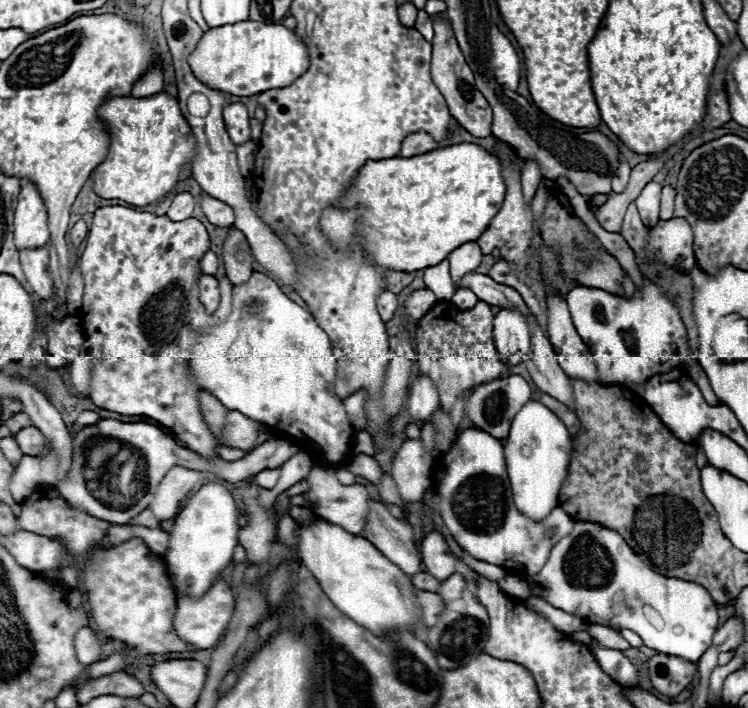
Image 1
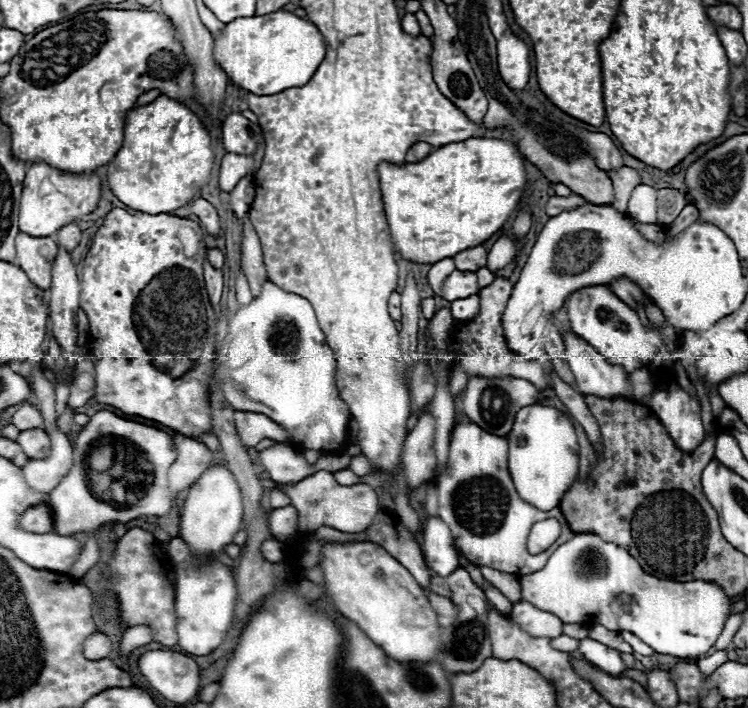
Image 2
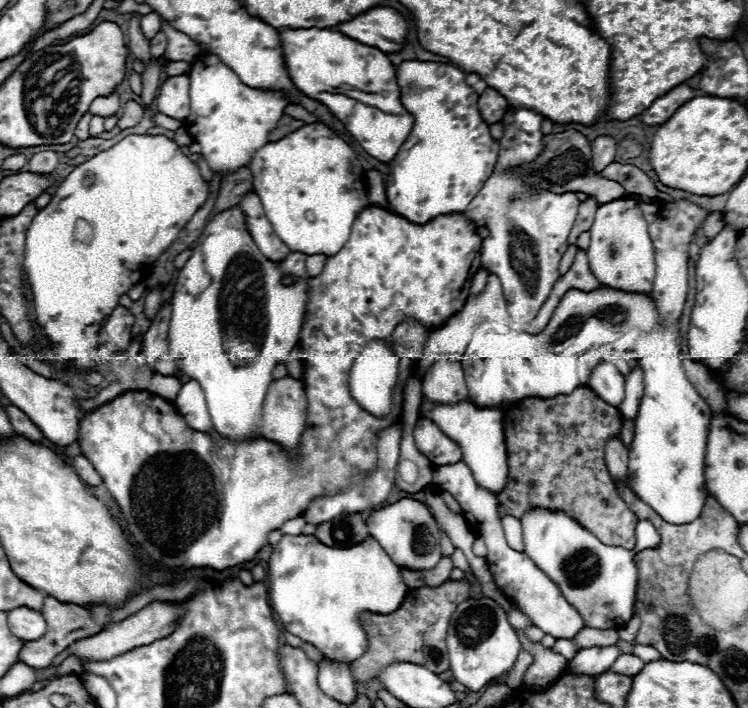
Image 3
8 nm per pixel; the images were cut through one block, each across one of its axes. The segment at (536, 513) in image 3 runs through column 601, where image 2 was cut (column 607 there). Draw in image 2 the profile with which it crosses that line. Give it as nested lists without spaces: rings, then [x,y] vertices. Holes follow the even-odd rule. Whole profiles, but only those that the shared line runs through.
[[[576,532],[572,540],[558,546],[542,570],[520,576],[518,580],[522,586],[522,600],[532,602],[540,610],[556,614],[564,624],[600,624],[616,632],[628,630],[658,654],[670,654],[684,660],[696,660],[696,656],[706,654],[714,646],[724,622],[730,616],[732,604],[732,600],[712,582],[672,582],[644,572],[636,558],[628,554],[628,550],[612,542],[604,542],[600,536],[590,532]]]

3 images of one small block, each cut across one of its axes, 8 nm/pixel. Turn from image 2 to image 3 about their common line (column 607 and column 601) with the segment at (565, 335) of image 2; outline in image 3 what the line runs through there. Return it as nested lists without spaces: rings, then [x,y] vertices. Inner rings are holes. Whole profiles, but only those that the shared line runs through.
[[[608,360],[594,366],[588,388],[592,388],[602,400],[610,402],[612,406],[620,406],[624,400],[624,376]]]

